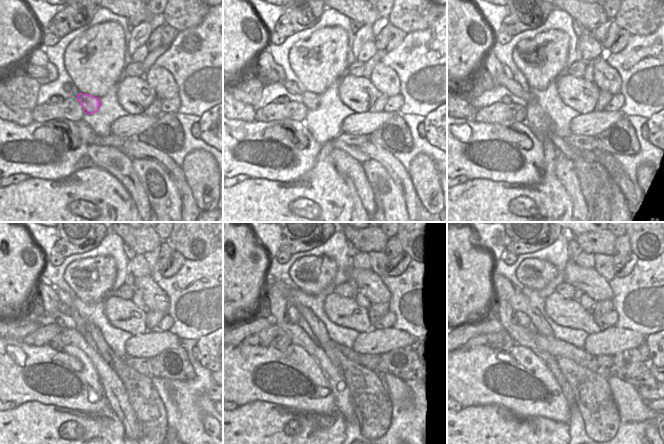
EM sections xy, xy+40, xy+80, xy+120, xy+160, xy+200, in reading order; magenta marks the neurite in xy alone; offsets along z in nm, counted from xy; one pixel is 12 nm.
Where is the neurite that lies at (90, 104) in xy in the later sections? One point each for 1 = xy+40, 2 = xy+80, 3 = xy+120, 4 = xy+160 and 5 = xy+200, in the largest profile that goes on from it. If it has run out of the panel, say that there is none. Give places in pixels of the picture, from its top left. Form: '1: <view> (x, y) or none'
1: xy+40 (310, 100)
2: xy+80 (485, 79)
3: xy+120 (37, 309)
4: xy+160 (265, 312)
5: xy+200 (492, 315)

